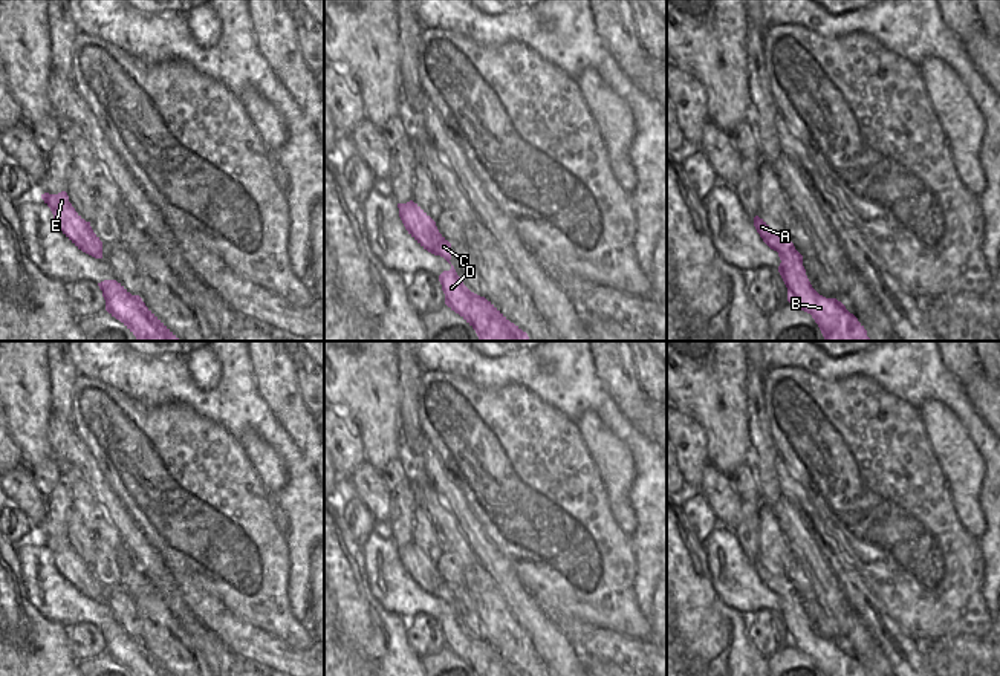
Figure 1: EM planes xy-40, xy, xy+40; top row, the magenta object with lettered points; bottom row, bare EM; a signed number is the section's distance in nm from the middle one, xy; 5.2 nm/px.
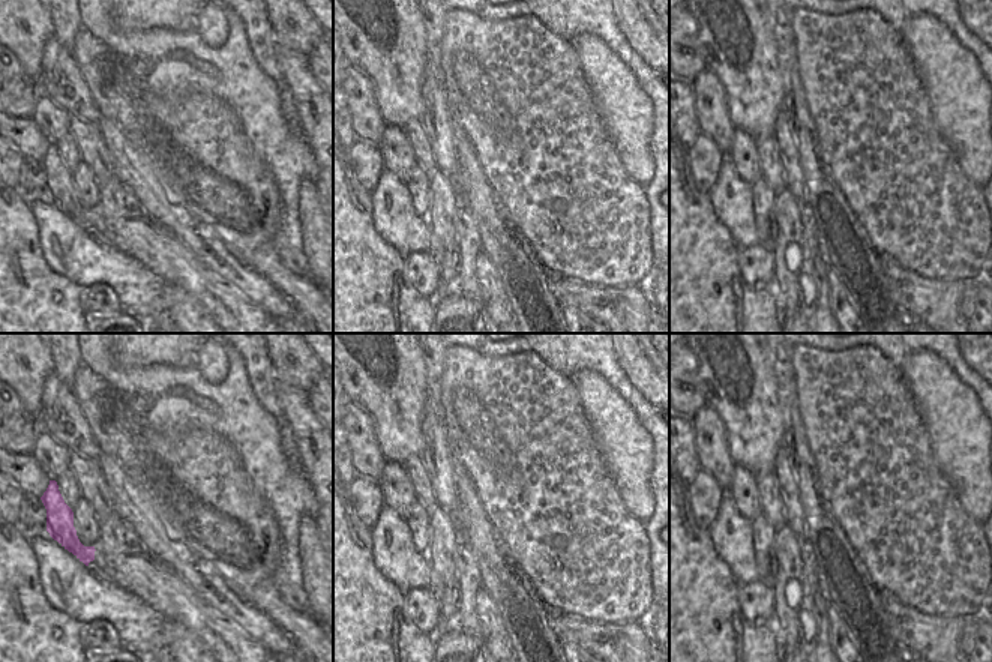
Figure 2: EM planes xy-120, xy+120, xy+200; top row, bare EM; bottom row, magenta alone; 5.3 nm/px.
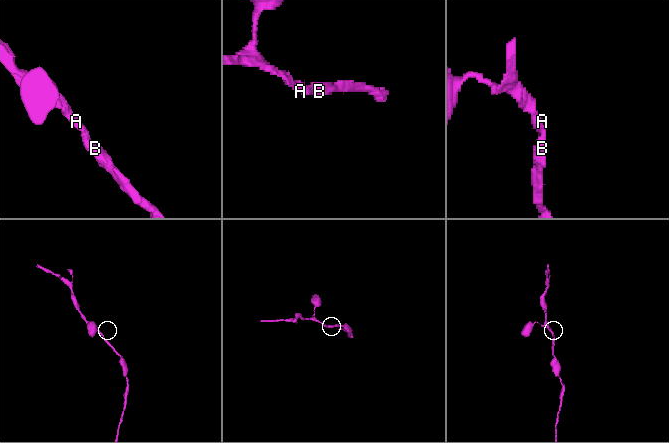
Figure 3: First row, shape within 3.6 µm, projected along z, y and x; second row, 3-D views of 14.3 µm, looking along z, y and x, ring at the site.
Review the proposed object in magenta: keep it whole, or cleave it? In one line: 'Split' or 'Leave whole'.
Leave whole.

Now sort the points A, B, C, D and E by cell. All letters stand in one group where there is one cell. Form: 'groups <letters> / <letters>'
groups A B C D E

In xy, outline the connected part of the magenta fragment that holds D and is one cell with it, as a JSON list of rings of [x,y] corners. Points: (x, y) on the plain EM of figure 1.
[[[454,609],[439,618],[445,647],[459,656],[476,676],[526,676],[511,665],[491,644],[471,635]]]

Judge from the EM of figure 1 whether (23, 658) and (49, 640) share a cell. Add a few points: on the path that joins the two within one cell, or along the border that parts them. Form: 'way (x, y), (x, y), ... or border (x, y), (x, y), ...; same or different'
way (31, 655), (35, 655), (43, 647); same

